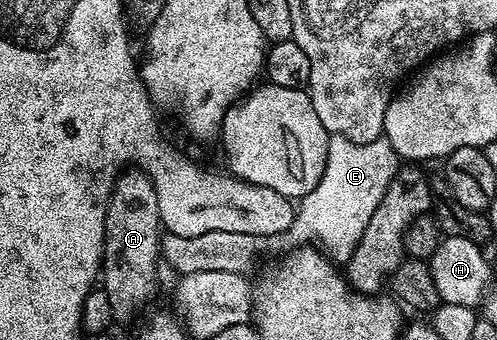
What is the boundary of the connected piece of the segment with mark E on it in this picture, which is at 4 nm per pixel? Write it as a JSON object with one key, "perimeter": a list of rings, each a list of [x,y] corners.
{"perimeter":[[[329,135],[326,170],[322,174],[318,186],[314,186],[314,190],[310,190],[310,194],[299,197],[296,220],[291,226],[292,236],[288,236],[288,240],[296,240],[301,246],[307,242],[315,242],[323,249],[329,260],[340,266],[347,265],[362,238],[362,230],[366,230],[366,226],[370,222],[370,214],[374,214],[374,210],[378,210],[378,202],[382,202],[386,190],[396,179],[397,171],[398,157],[394,146],[390,146],[388,140],[381,138],[374,142],[359,144],[352,142],[350,138]]]}

